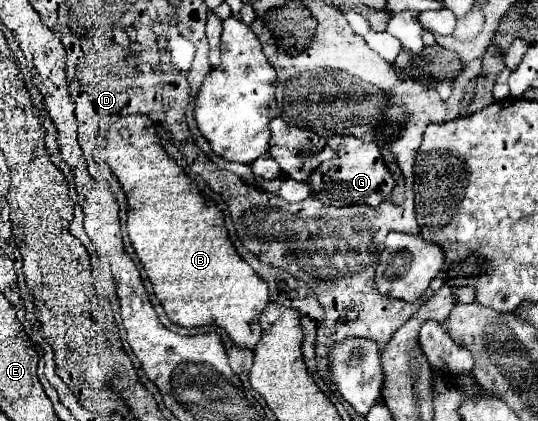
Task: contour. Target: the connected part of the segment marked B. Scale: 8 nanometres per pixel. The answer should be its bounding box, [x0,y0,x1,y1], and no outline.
[104,115,270,349]

